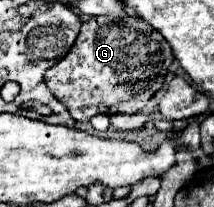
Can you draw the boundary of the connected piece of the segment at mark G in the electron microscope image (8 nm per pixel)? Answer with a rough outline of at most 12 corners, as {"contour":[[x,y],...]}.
{"contour":[[145,20],[83,22],[45,84],[79,122],[137,114],[169,42]]}

